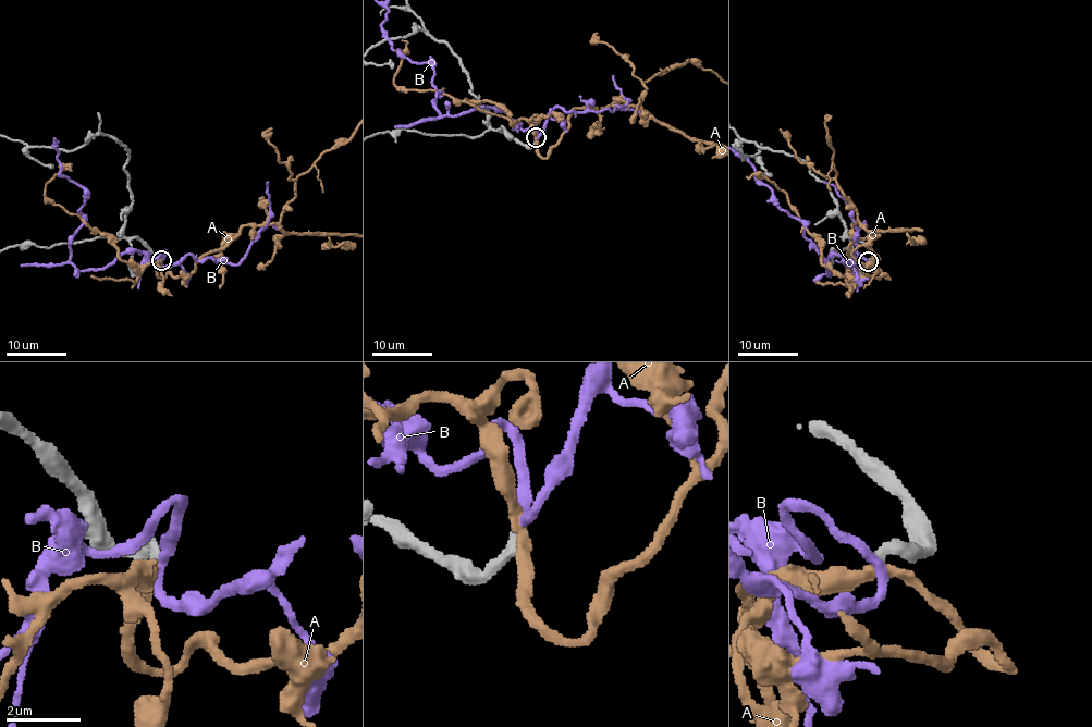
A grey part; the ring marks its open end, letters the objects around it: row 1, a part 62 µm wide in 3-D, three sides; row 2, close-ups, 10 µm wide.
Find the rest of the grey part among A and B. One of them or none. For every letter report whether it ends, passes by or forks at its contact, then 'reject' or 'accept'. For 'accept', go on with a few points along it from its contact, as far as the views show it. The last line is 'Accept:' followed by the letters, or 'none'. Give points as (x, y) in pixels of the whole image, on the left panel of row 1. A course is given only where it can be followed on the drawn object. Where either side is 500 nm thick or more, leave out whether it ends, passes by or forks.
A: it passes by; reject
B: it passes by; reject
Accept: none

